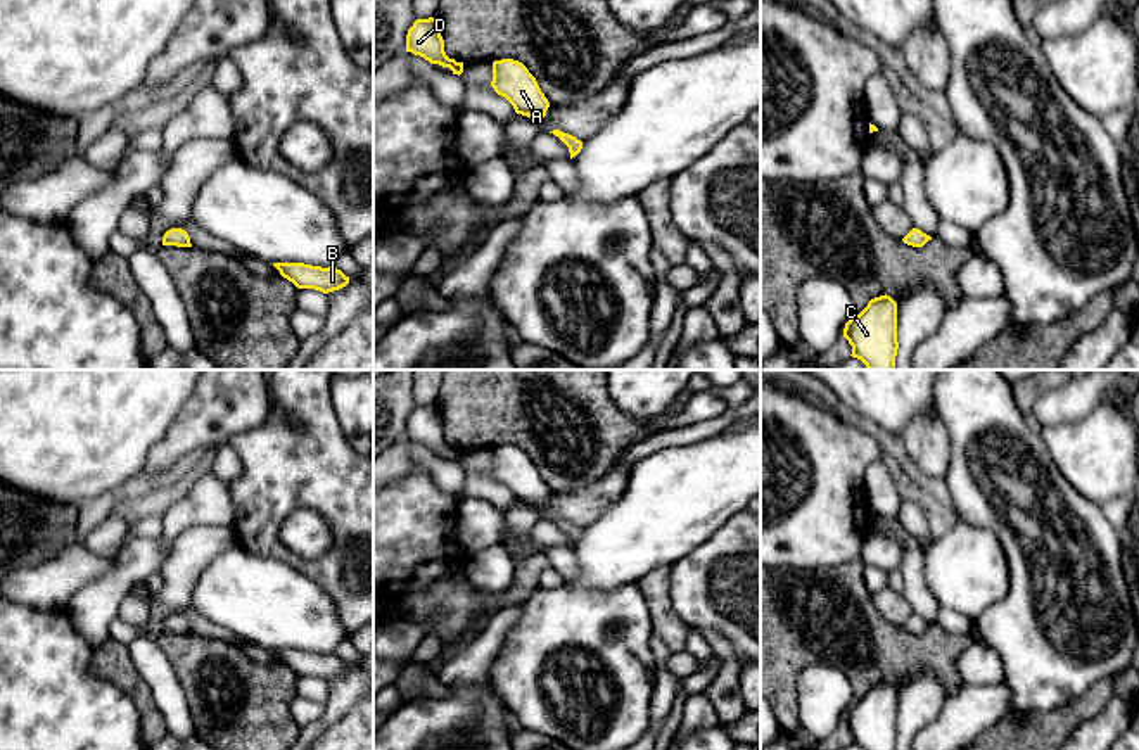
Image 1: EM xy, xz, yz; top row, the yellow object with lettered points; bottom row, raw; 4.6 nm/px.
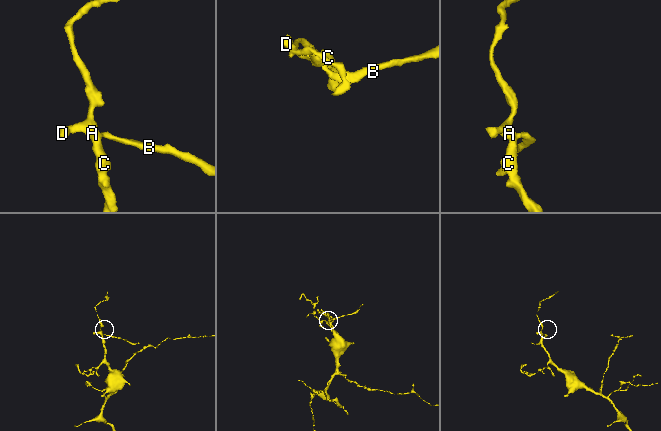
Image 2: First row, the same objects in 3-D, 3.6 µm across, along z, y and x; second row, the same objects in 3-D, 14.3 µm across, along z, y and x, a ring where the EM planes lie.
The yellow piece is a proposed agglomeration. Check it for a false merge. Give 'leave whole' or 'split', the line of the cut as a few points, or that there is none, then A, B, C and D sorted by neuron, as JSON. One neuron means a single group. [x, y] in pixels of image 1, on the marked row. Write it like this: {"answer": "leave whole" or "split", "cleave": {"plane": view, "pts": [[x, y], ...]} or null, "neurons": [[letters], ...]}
{"answer": "leave whole", "cleave": null, "neurons": [["A", "B", "C", "D"]]}

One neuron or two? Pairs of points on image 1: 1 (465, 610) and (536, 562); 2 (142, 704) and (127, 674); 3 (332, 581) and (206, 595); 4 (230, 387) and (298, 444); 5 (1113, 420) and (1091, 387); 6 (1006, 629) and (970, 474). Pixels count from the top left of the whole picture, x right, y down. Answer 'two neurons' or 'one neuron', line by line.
1: one neuron
2: one neuron
3: two neurons
4: two neurons
5: two neurons
6: one neuron

